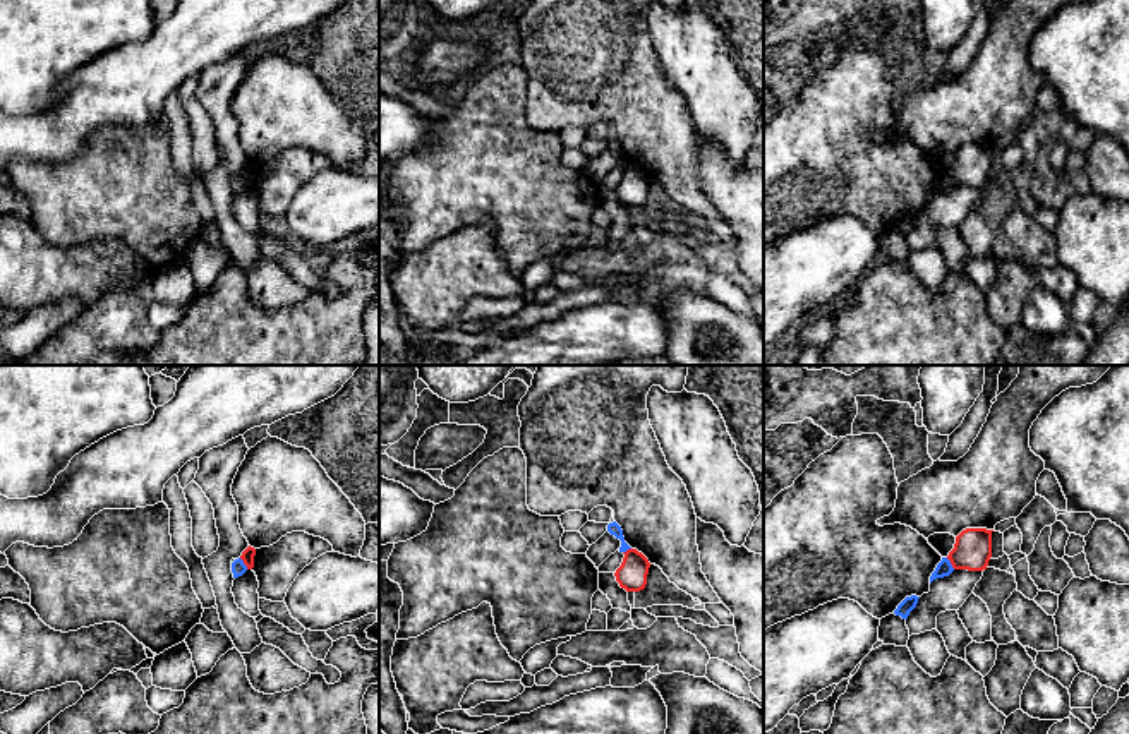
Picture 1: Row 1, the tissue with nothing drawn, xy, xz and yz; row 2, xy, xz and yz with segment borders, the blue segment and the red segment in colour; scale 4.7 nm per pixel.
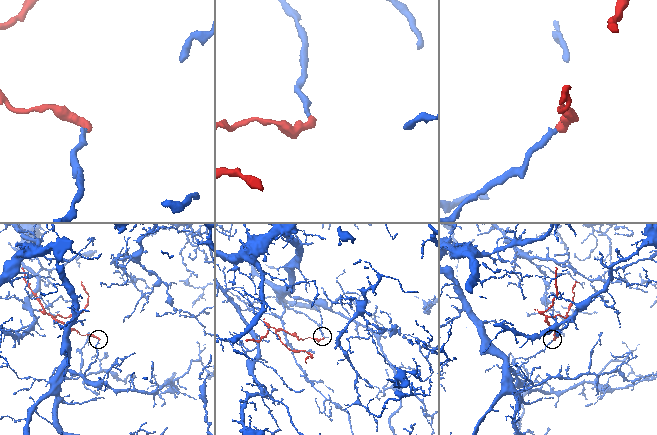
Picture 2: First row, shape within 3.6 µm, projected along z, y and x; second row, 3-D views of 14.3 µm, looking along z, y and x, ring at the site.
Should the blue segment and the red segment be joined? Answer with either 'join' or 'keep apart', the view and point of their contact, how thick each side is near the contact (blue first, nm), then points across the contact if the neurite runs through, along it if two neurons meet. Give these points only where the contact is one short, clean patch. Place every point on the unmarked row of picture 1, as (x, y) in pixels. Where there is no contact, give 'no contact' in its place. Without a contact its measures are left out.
keep apart; contact xy (242, 179); calibres 70 and 60 nm; border xy (239, 174), (247, 184)

